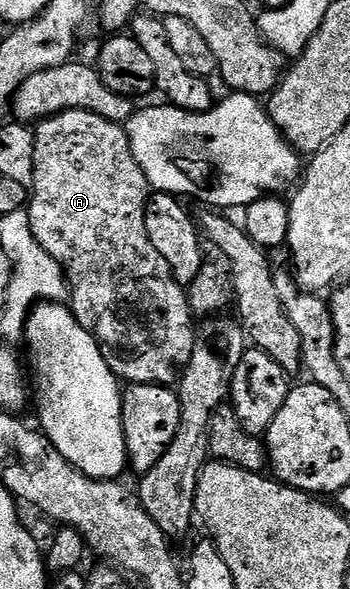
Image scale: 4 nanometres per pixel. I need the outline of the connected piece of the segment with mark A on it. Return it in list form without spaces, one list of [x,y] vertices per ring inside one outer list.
[[[83,110],[61,112],[58,116],[51,116],[48,120],[42,120],[36,125],[35,178],[33,179],[27,211],[31,230],[35,234],[39,246],[43,246],[43,250],[47,250],[47,254],[51,254],[51,258],[55,258],[55,262],[59,262],[59,266],[65,270],[65,279],[69,281],[69,296],[71,301],[73,300],[73,304],[71,303],[73,316],[88,332],[92,332],[97,343],[101,345],[103,358],[109,363],[114,374],[122,381],[129,384],[164,384],[169,386],[178,379],[179,373],[188,364],[193,348],[199,342],[199,336],[195,331],[195,324],[193,328],[195,317],[193,311],[189,308],[189,297],[186,289],[178,280],[173,278],[171,266],[167,266],[167,258],[163,258],[163,254],[159,254],[159,250],[155,250],[155,246],[151,246],[151,238],[147,238],[145,205],[149,203],[150,195],[149,183],[143,174],[143,170],[135,162],[133,151],[129,145],[128,131],[122,125],[112,124],[107,118],[103,118],[99,114],[91,114]]]

